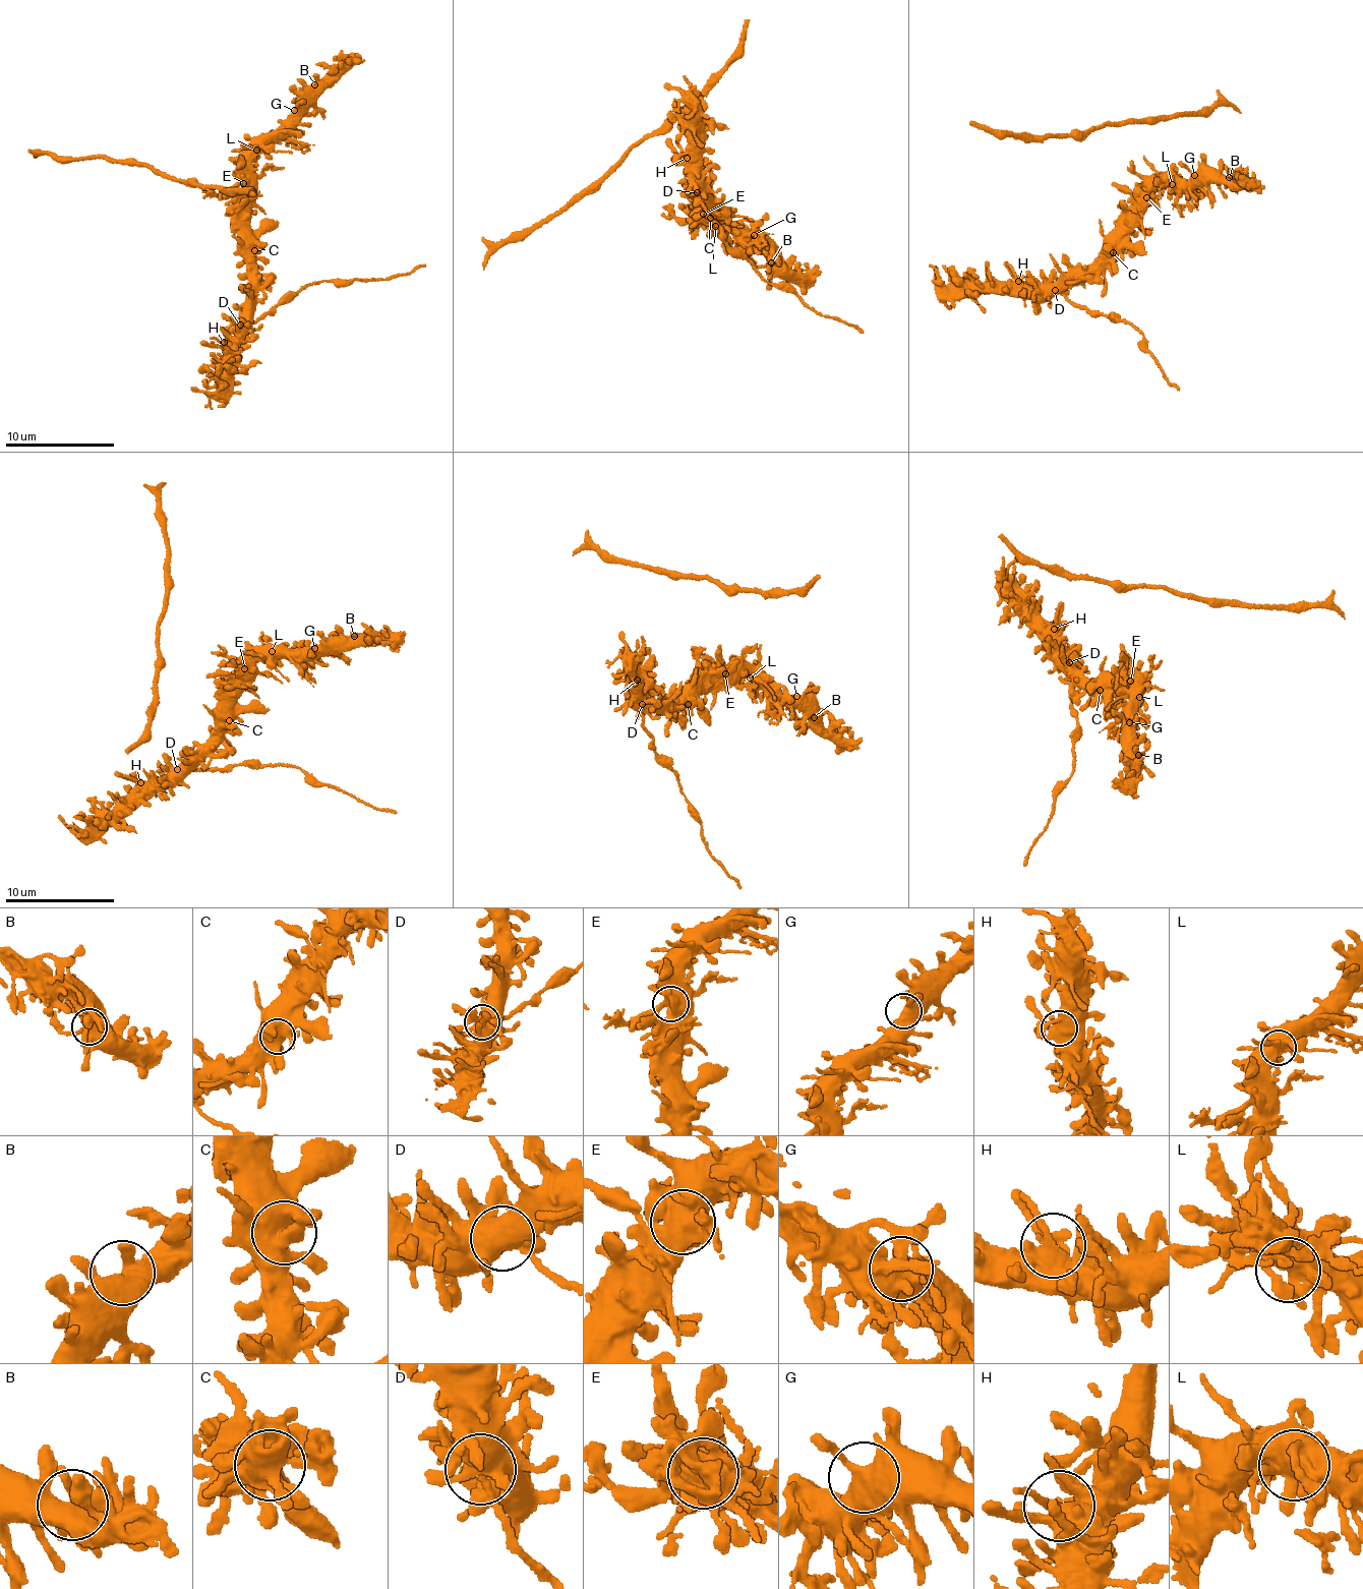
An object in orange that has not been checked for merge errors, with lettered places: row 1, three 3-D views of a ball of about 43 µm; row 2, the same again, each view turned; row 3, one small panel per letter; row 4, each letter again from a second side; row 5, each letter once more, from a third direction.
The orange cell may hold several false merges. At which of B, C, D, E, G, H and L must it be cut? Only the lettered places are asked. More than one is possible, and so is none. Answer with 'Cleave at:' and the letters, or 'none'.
Cleave at: D

